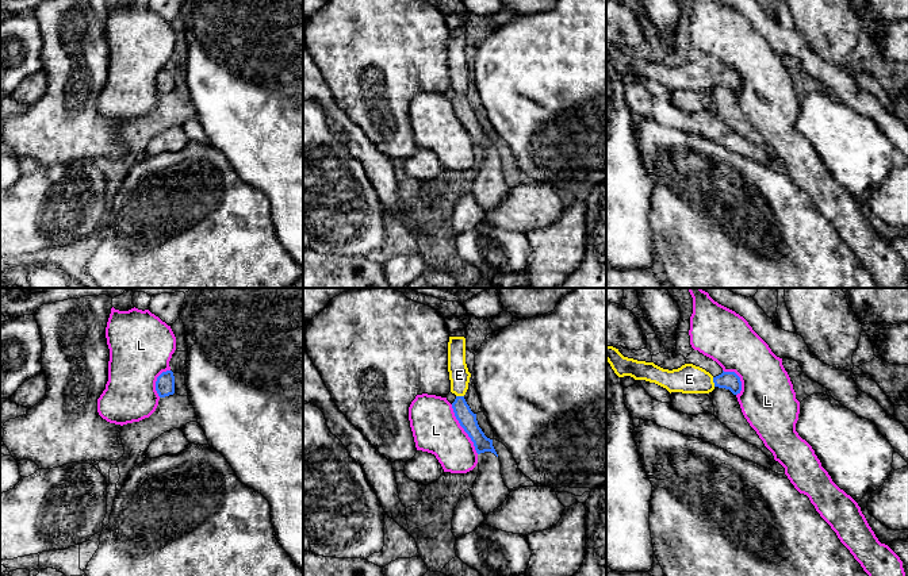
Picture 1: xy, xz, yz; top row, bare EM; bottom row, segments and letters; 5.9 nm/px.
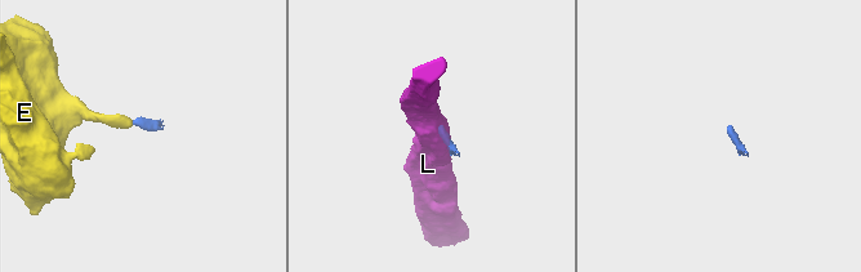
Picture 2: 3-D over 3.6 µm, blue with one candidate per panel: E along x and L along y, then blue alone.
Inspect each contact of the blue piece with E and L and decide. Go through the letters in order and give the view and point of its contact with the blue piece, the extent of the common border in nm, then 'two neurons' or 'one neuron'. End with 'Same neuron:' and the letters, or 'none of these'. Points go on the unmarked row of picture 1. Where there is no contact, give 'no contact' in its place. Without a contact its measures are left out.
E: meets blue in yz at (713, 79); contact 60 nm long; one neuron
L: meets blue in xz at (463, 125); contact 340 nm long; two neurons
Same neuron: E

